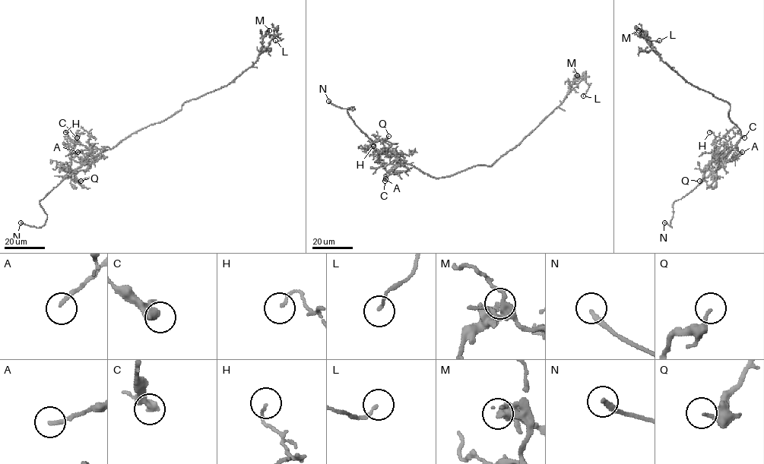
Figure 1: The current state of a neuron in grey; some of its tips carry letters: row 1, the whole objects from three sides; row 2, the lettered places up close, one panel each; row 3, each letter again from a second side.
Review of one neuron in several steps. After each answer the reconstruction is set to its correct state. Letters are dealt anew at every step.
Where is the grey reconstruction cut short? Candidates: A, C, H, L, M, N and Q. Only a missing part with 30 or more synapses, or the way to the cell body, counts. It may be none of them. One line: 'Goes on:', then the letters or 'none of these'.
Goes on: N

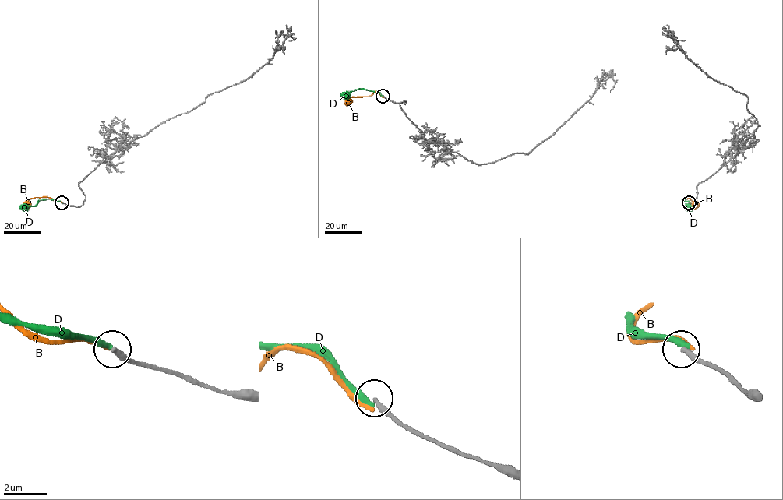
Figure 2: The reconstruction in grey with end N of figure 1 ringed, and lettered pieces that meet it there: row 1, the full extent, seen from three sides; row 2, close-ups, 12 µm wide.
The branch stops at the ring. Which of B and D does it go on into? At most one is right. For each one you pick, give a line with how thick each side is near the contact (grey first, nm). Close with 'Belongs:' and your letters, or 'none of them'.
Belongs: none of them

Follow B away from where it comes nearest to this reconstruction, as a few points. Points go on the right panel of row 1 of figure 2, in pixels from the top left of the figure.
B: (689, 202), (685, 200), (689, 197), (694, 204)

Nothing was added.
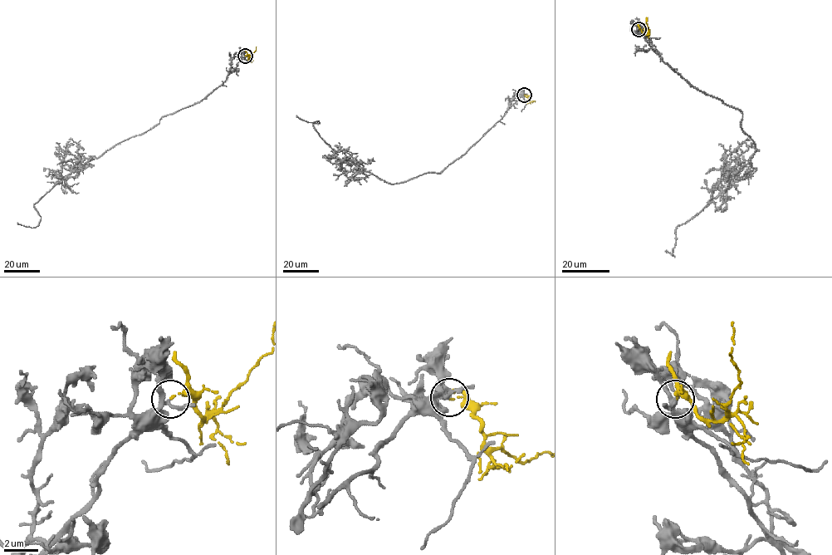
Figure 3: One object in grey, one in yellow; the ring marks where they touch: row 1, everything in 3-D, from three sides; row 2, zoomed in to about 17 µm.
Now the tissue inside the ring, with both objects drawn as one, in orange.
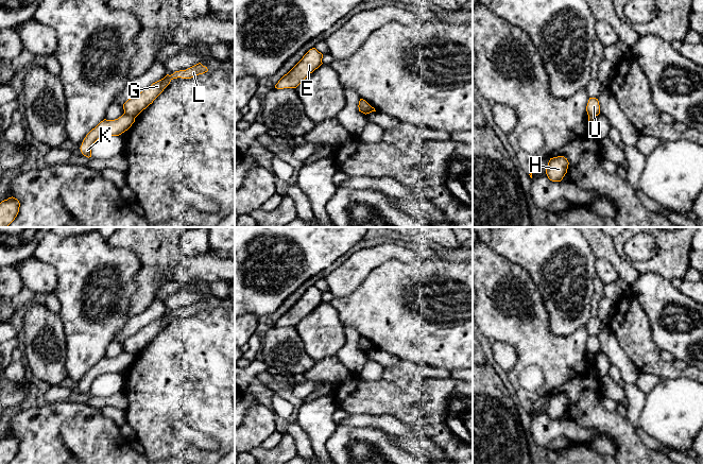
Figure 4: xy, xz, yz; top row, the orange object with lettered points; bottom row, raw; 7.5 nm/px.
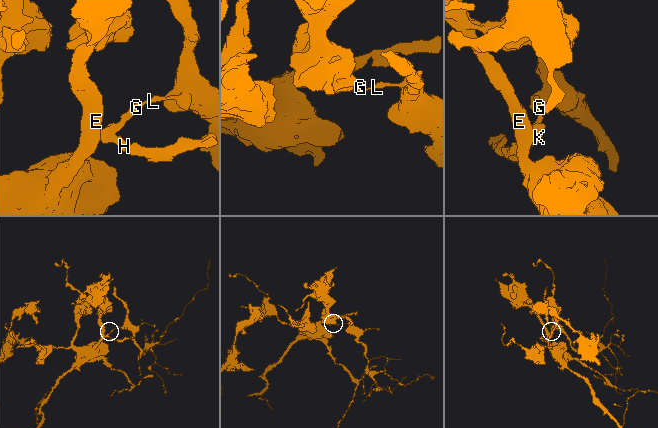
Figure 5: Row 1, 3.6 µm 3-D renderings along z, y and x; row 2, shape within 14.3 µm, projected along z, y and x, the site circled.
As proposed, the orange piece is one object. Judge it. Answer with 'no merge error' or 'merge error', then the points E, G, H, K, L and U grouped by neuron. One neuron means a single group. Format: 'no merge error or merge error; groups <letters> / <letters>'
merge error; groups E H K / G L U

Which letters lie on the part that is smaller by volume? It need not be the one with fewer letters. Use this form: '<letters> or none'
G, L, U

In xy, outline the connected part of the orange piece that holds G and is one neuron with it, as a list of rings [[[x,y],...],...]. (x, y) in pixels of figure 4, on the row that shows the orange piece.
[[[199,63],[186,70],[175,71],[171,75],[167,74],[164,79],[143,89],[136,97],[128,99],[123,104],[124,114],[137,117],[143,109],[153,103],[153,101],[164,91],[173,79],[191,79],[207,71],[207,67]]]

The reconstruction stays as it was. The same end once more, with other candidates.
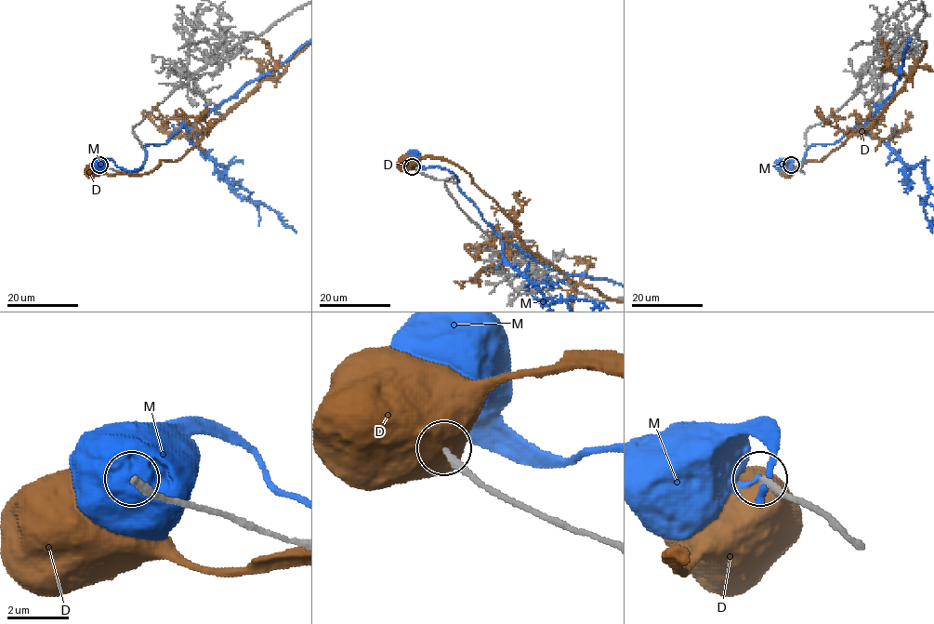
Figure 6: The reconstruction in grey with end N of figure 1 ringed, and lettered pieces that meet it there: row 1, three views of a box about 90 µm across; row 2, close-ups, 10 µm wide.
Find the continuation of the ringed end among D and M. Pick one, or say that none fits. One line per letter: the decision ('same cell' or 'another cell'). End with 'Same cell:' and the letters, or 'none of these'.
D: another cell
M: another cell
Same cell: none of these

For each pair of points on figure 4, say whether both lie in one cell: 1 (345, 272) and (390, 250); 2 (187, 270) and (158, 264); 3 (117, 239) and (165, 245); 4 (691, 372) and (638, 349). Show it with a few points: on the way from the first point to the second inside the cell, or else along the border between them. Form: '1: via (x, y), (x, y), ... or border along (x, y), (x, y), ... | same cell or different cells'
1: via (356, 269), (364, 260), (379, 254) | same cell
2: border along (179, 261), (171, 273), (170, 280) | different cells
3: via (129, 239), (153, 239) | same cell
4: via (679, 373), (664, 369), (651, 360) | same cell

